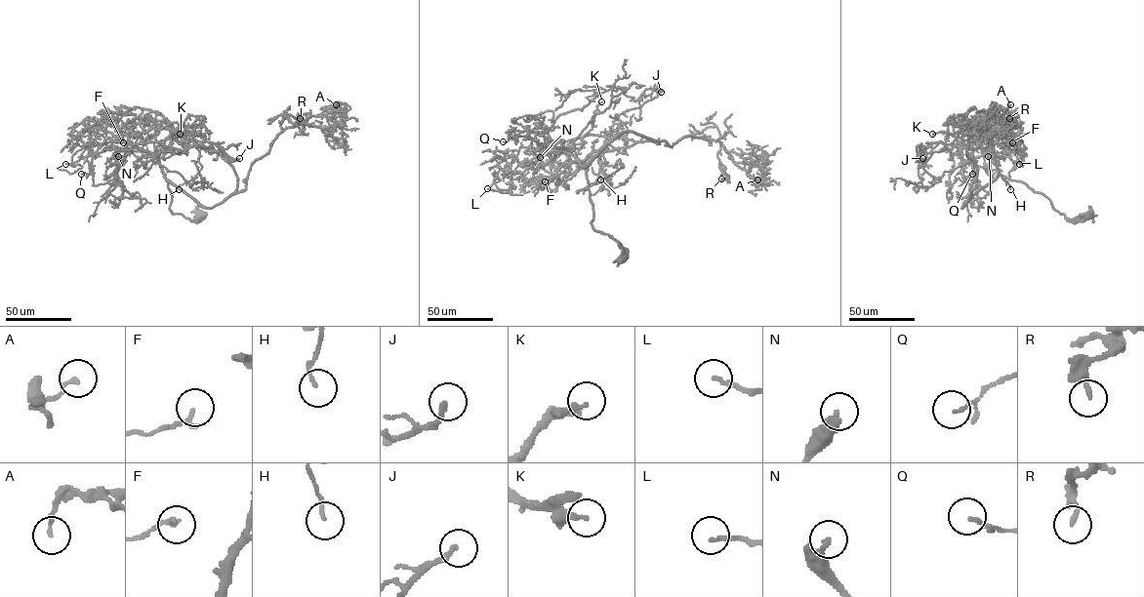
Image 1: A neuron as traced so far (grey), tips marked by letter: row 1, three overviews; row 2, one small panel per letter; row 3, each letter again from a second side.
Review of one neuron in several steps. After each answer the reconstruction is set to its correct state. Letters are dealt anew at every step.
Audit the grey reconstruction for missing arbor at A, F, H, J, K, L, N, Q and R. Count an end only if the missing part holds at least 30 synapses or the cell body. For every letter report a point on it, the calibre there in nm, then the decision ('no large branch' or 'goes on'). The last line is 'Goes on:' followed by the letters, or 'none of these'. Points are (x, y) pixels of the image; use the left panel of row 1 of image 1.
A: (336, 104) | 140 nm | no large branch
F: (123, 142) | 190 nm | no large branch
H: (179, 189) | 130 nm | no large branch
J: (239, 158) | 180 nm | no large branch
K: (180, 134) | 180 nm | goes on
L: (65, 164) | 160 nm | no large branch
N: (118, 156) | 240 nm | no large branch
Q: (81, 174) | 90 nm | no large branch
R: (300, 118) | 170 nm | no large branch
Goes on: K

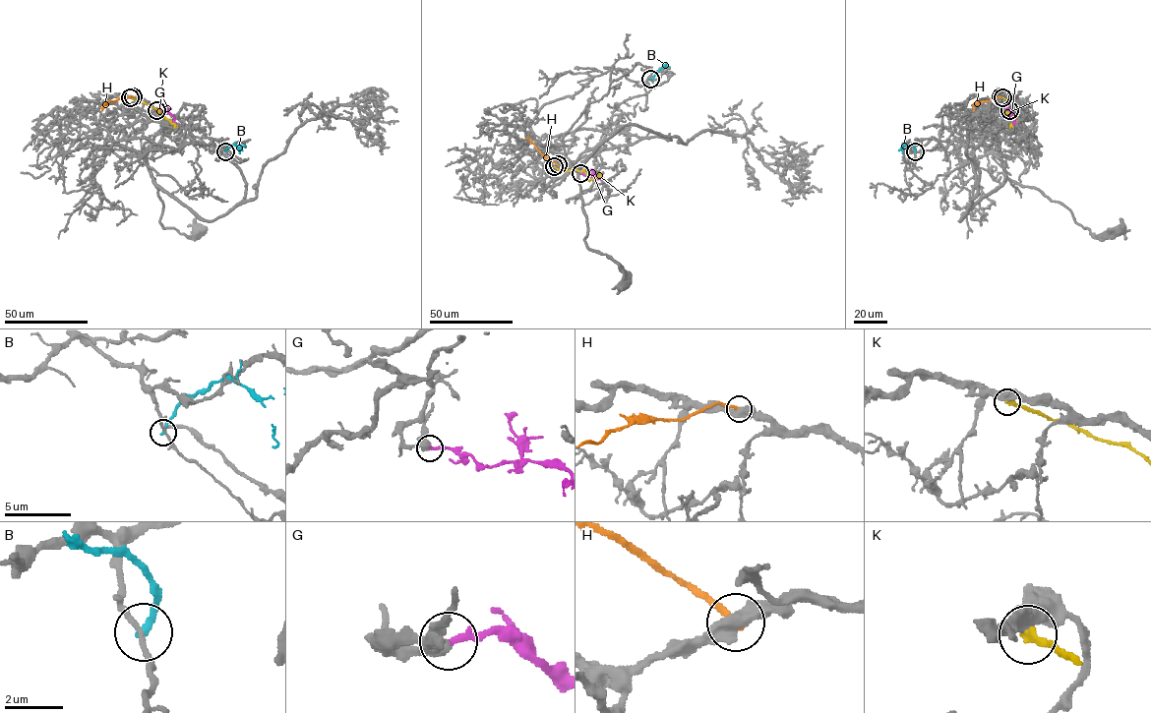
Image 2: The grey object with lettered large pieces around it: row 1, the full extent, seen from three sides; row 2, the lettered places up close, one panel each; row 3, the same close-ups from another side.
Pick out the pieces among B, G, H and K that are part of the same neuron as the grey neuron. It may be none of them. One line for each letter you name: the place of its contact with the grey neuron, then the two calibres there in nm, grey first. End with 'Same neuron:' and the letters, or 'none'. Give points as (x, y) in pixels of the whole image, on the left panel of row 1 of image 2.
G: Touches grey at (156, 110). Thickness 400 nm (grey) against 240 nm
Same neuron: G

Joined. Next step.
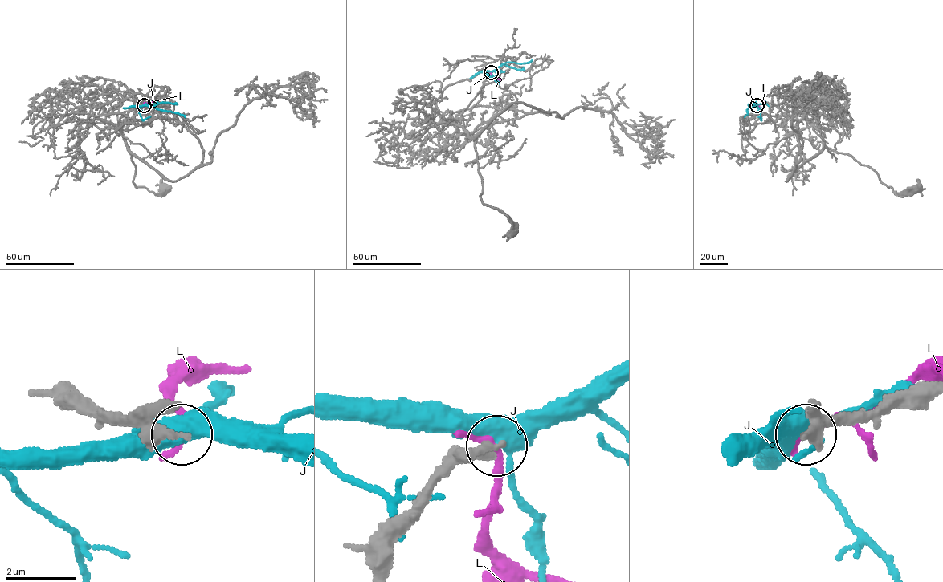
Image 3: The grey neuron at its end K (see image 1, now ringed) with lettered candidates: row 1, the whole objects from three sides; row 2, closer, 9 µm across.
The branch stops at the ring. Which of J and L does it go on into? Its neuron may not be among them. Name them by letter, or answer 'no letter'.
no letter

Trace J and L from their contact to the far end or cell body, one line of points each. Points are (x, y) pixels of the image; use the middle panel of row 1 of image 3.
J: (491, 71), (508, 62), (523, 63), (532, 59)
L: (490, 72), (492, 77), (500, 79)

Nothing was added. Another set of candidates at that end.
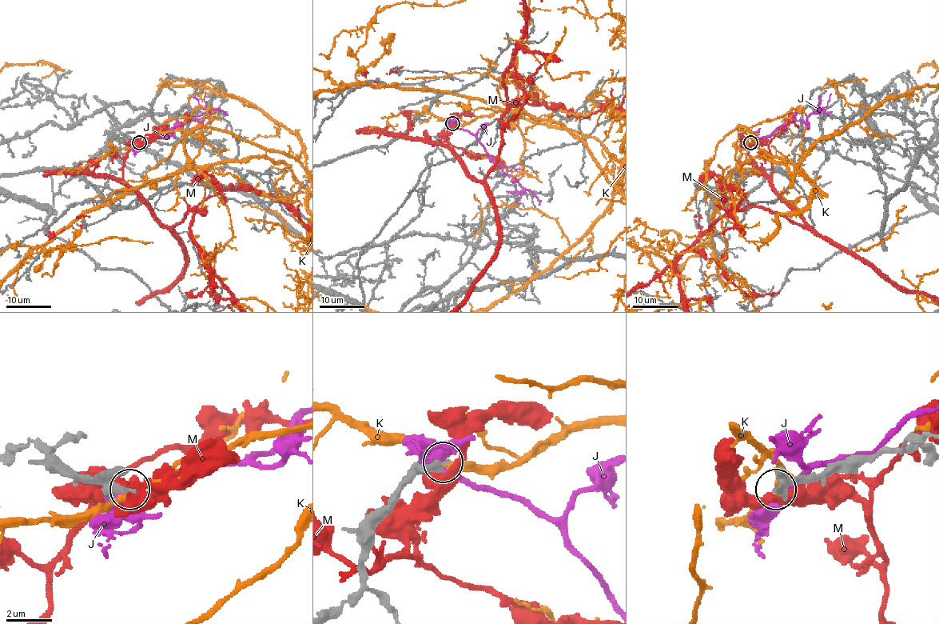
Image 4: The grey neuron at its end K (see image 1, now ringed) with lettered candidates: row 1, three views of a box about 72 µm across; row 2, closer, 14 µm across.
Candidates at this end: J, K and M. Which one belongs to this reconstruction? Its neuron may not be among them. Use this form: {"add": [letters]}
{"add": []}

